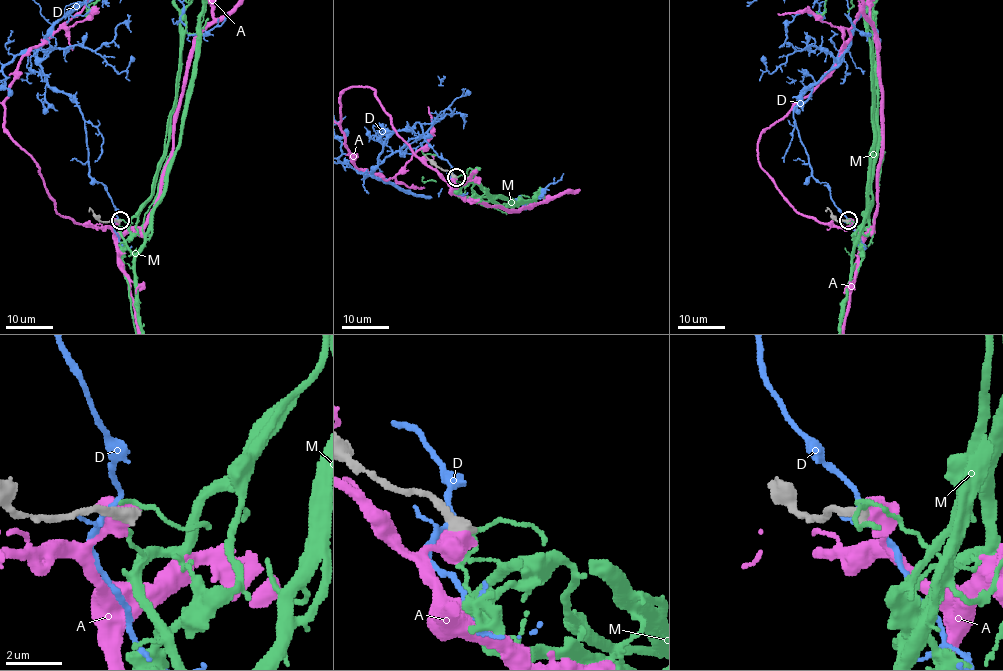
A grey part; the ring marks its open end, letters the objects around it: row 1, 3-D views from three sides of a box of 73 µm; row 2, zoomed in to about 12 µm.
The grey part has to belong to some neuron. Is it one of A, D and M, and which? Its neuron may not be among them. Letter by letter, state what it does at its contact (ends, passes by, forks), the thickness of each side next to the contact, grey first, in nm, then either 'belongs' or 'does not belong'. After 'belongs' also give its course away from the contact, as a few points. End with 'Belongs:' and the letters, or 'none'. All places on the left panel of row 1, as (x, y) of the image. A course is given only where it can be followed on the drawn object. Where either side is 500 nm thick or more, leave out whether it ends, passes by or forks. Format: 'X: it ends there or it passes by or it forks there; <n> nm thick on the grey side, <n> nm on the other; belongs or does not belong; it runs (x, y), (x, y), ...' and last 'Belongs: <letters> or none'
A: 480 nm thick on the grey side, 550 nm on the other; does not belong
D: 500 nm thick on the grey side, 160 nm on the other; does not belong
M: 500 nm thick on the grey side, 110 nm on the other; does not belong
Belongs: none

